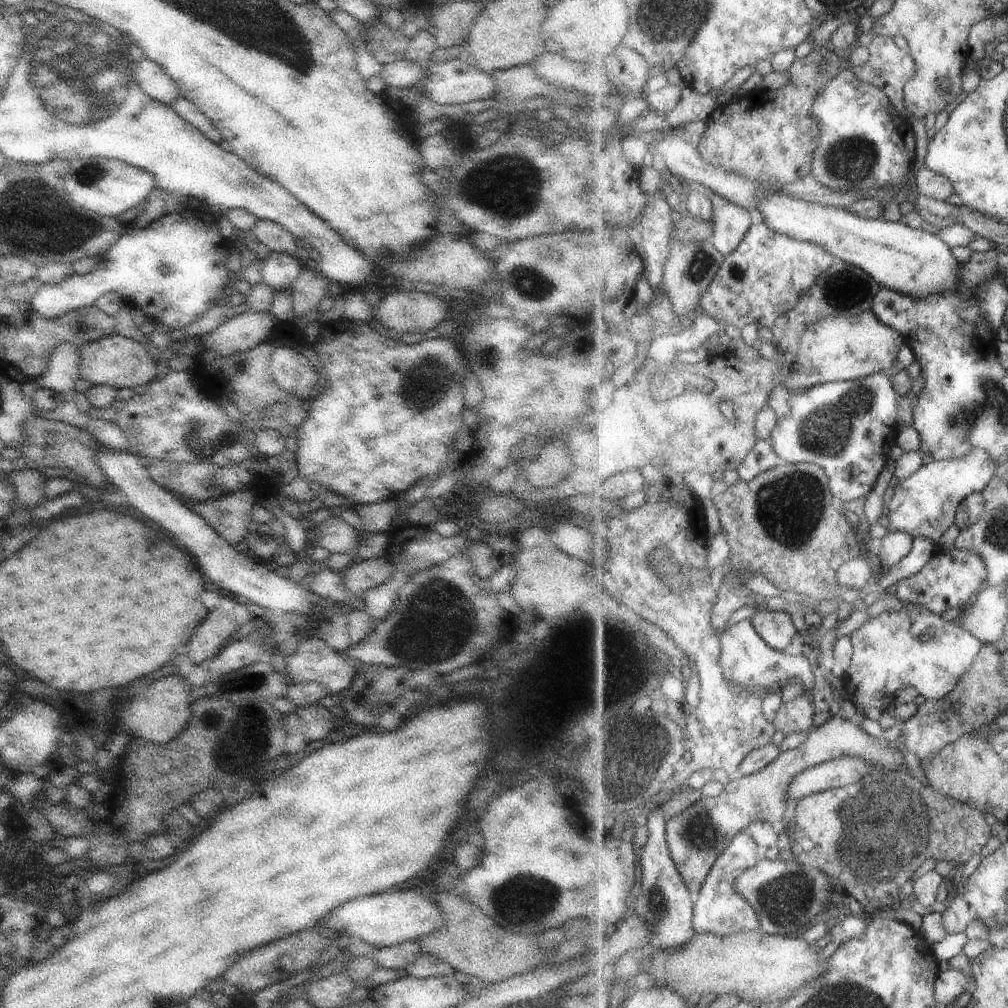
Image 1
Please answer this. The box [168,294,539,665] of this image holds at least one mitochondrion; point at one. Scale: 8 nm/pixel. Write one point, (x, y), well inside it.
(439, 617)

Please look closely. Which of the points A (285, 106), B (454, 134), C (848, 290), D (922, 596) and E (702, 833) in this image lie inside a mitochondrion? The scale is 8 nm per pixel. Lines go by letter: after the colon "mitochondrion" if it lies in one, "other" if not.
A: other
B: other
C: mitochondrion
D: other
E: mitochondrion

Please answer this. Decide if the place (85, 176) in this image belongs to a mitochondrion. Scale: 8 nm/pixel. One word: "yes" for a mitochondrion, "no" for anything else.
yes

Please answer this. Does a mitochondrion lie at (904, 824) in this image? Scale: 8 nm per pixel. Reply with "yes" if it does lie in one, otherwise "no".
yes

